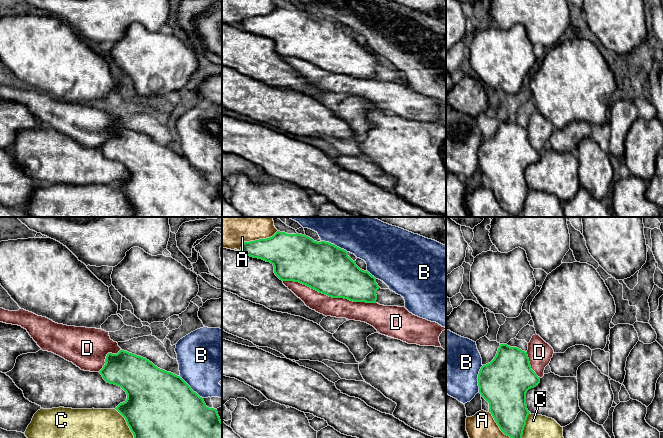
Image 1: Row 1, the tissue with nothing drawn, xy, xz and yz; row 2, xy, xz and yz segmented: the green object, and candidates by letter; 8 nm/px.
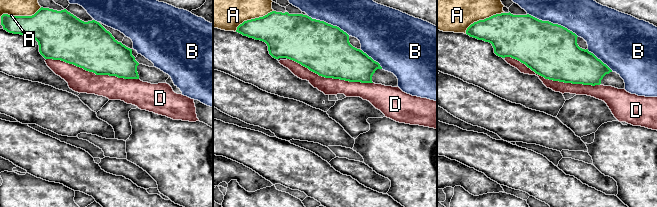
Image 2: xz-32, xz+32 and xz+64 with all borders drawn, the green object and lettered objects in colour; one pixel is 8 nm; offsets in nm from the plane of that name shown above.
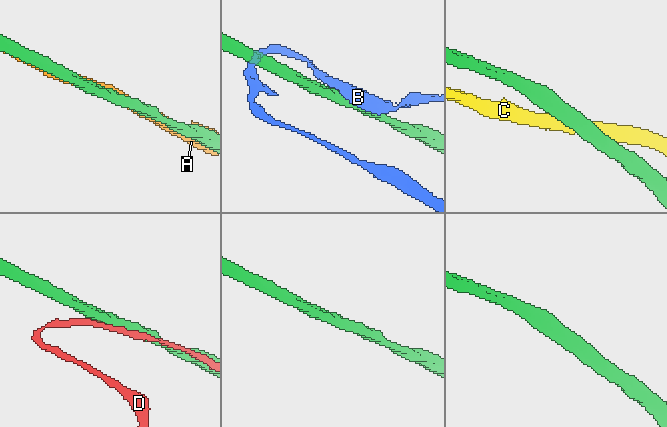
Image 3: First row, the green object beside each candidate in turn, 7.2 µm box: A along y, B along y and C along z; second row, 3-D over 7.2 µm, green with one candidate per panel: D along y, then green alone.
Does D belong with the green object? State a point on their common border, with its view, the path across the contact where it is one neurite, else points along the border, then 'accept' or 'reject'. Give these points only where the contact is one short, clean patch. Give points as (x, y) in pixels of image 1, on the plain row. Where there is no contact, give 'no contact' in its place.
contact xz (329, 72); accept

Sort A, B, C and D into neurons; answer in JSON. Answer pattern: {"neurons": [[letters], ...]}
{"neurons": [["A"], ["B"], ["C"], ["D"]]}

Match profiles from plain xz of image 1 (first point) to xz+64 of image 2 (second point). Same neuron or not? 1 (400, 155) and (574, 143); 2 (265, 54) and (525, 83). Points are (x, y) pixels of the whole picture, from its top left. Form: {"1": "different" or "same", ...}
{"1": "different", "2": "same"}

